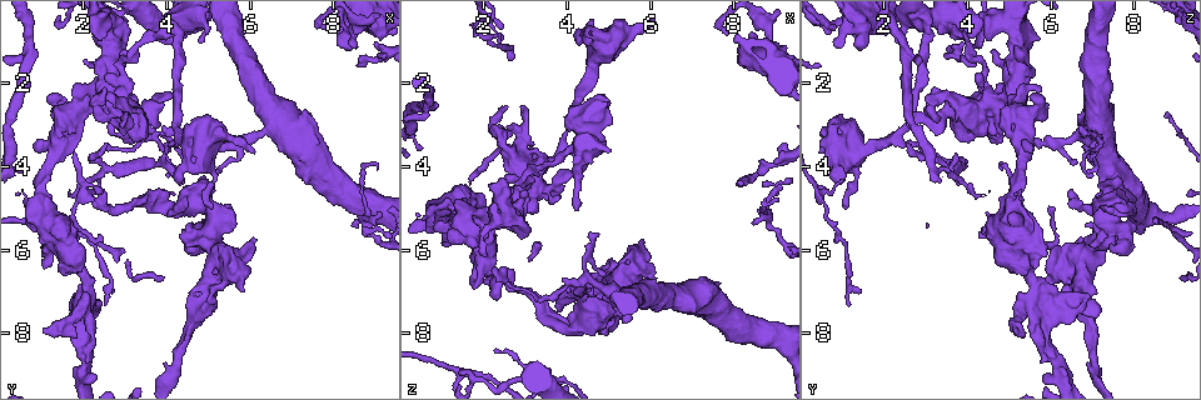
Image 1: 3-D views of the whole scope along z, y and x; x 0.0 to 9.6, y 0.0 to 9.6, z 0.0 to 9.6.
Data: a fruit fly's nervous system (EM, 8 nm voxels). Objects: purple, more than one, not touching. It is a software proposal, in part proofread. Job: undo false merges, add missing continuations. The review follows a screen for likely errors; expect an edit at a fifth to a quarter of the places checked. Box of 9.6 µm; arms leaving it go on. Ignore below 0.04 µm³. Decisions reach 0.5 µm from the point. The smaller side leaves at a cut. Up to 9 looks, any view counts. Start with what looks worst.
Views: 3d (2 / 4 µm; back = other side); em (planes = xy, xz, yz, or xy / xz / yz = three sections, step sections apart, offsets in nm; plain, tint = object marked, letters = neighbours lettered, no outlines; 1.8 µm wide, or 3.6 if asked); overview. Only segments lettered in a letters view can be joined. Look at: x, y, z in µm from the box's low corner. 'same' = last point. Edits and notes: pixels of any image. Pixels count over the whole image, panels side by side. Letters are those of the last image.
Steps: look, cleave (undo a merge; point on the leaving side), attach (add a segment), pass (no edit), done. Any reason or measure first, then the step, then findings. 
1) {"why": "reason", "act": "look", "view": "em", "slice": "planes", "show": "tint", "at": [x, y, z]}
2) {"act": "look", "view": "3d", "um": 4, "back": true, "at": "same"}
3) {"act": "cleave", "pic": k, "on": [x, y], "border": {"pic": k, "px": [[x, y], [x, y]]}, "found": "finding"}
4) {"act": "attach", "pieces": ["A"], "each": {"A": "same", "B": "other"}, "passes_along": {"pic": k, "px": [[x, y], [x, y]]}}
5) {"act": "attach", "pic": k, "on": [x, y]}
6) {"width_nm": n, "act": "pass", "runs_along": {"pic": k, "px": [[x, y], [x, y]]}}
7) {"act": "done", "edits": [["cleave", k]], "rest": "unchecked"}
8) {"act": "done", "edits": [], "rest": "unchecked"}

{"why": "sudden change in width", "act": "look", "view": "em", "slice": "planes", "show": "tint", "at": [2.90, 2.35, 4.85]}

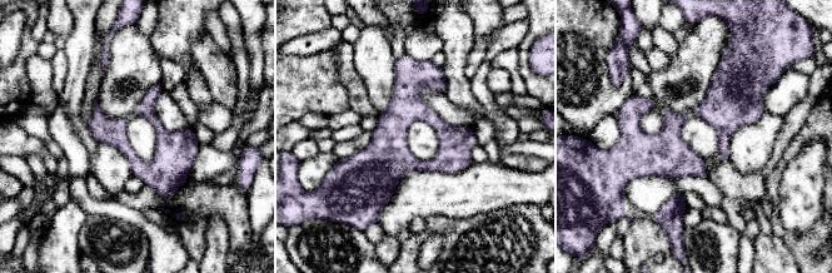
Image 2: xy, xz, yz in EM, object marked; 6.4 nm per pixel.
{"why": "what lies round it", "act": "look", "view": "em", "slice": "planes", "show": "letters", "at": "same"}

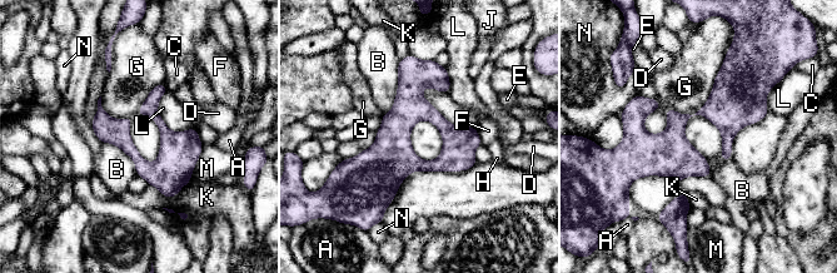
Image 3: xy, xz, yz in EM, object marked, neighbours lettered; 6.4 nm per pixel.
{"width_nm": 170, "act": "pass", "each": {"A": "other", "B": "other", "C": "other", "D": "other", "E": "other", "F": "other", "G": "other", "H": "other", "J": "other", "K": "other", "L": "other", "M": "other", "N": "other"}, "found": "all the same cell"}

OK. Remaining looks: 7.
{"why": "two arms in line, one across", "act": "look", "view": "em", "slice": "xz", "step": 8, "show": "plain", "at": [2.55, 0.65, 5.20]}

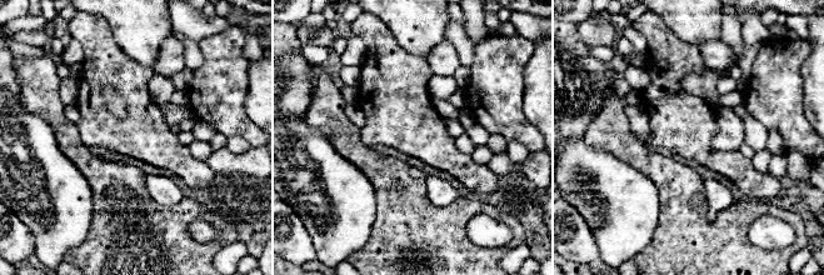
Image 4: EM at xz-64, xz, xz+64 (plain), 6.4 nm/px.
{"why": "where the object lies", "act": "look", "view": "em", "slice": "xz", "step": 8, "show": "tint", "at": "same"}

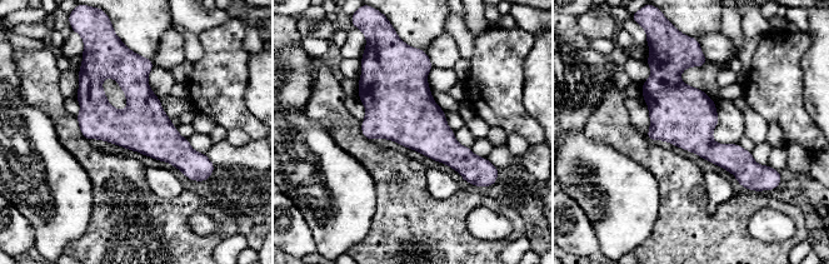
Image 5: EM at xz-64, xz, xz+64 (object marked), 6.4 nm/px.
{"act": "look", "view": "em", "slice": "xz", "step": 8, "show": "letters", "at": "same"}

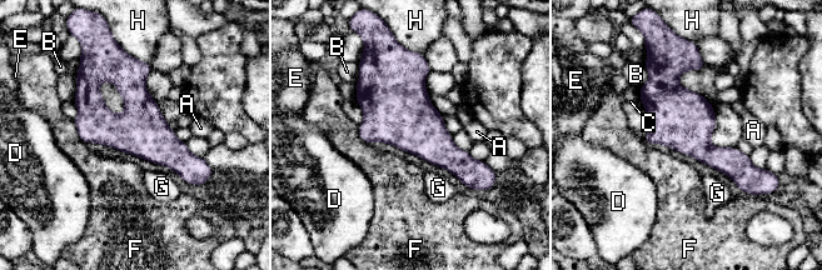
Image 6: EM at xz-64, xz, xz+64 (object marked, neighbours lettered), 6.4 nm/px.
{"act": "pass", "each": {"A": "other", "B": "other", "C": "other", "D": "other", "E": "other", "F": "other", "G": "other", "H": "other"}, "border": {"pic": 6, "px": [[73, 120], [78, 136], [86, 144]]}, "found": "all the same cell"}

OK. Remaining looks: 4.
{"act": "look", "view": "em", "um": 3.6, "slice": "xy", "step": 8, "show": "tint", "at": [2.95, 3.00, 2.55]}

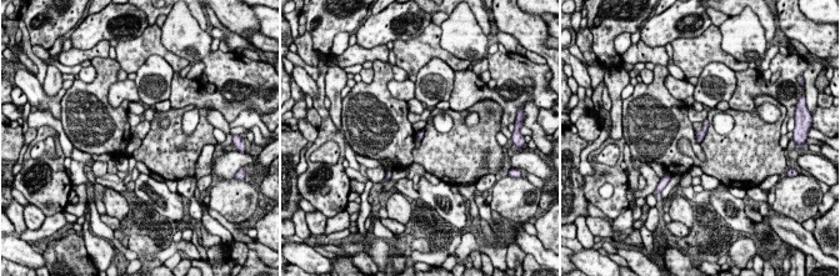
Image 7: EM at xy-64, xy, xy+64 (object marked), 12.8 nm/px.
{"why": "cut it another way", "act": "look", "view": "em", "um": 3.6, "slice": "xz", "step": 4, "show": "letters", "at": "same"}

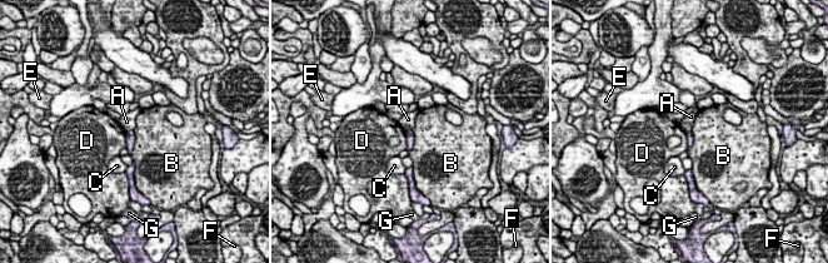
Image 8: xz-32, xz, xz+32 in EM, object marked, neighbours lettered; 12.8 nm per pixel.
{"act": "pass", "each": {"A": "other", "B": "other", "C": "other", "D": "other", "E": "other", "F": "other", "G": "other"}, "found": "none of them fits"}

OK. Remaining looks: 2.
{"why": "thin end", "act": "look", "view": "em", "slice": "yz", "step": 8, "show": "letters", "at": [4.45, 0.90, 4.10]}

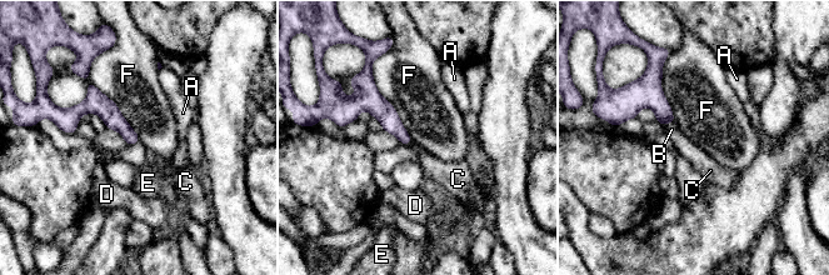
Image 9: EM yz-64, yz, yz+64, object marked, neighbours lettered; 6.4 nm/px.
{"act": "pass", "each": {"A": "other", "B": "other", "C": "other", "D": "other", "E": "other", "F": "other"}, "found": "no lettered segment goes on from it"}

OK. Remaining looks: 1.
{"act": "done", "edits": [], "rest": "unchecked"}

